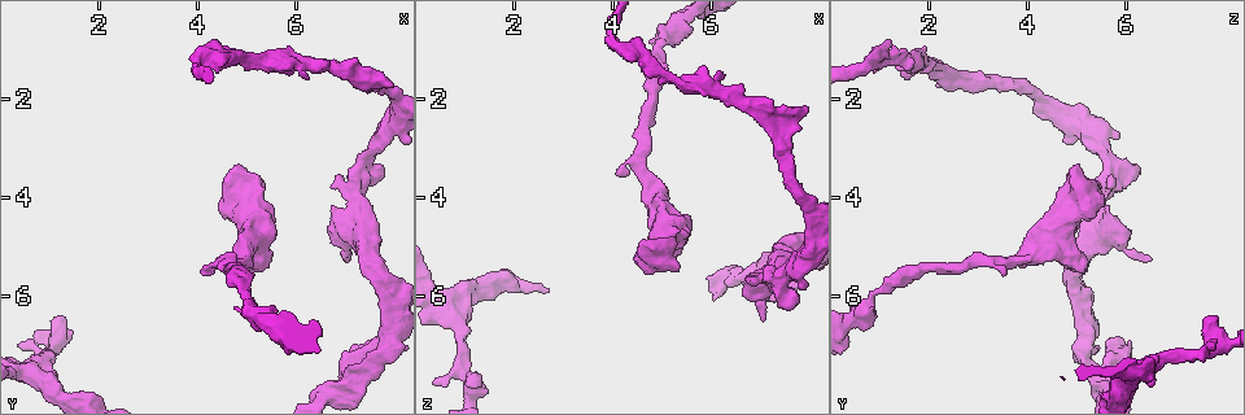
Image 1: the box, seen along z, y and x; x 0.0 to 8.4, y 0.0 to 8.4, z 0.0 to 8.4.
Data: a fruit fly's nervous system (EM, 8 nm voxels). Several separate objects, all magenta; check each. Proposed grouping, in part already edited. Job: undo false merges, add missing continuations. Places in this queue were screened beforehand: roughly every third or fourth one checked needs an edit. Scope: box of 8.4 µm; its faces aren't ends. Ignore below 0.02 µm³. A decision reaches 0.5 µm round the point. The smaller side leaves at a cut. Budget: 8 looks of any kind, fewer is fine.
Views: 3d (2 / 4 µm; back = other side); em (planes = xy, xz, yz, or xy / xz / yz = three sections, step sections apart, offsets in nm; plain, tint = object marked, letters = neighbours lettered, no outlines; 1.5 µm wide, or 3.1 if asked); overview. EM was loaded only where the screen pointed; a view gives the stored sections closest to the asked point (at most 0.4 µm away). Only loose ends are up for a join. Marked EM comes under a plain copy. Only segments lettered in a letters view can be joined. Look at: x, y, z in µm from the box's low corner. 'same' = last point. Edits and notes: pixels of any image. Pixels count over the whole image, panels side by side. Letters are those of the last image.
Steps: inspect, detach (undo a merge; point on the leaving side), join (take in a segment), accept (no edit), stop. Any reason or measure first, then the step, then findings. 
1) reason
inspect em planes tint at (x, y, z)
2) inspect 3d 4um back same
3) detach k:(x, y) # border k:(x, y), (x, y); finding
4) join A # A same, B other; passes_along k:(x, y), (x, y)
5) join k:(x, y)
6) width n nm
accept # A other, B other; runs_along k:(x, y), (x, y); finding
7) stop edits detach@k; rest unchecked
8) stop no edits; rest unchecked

sudden change in width
inspect em planes tint at (0.65, 7.60, 6.15)

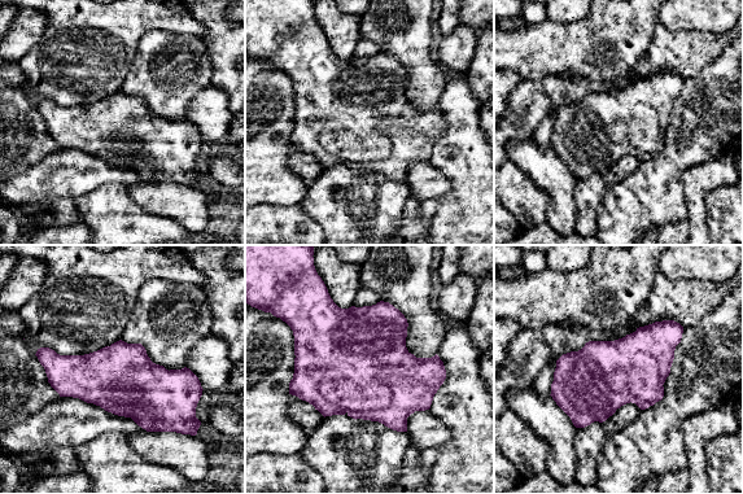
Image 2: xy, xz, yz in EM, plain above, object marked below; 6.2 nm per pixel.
see the neighbours
inspect em planes letters same

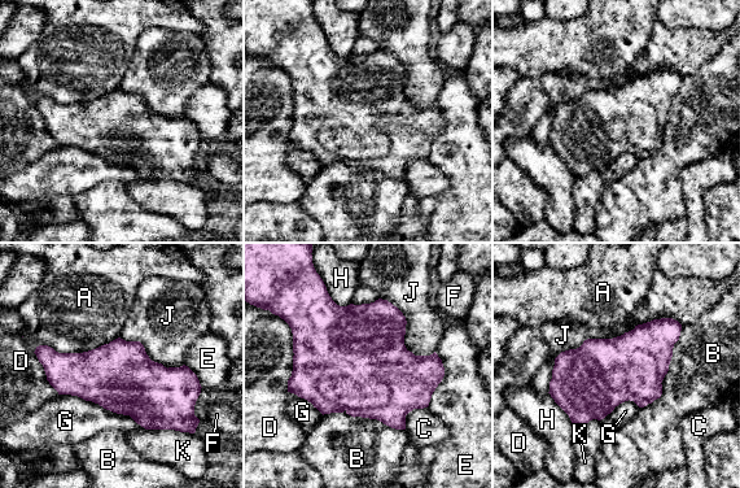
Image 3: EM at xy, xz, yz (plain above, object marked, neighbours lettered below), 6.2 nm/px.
longest_contact G 600 nm
accept # A other, B other, C other, D other, E other, F other, G other, H other, J other, K other; one cell here

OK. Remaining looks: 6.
branch stops here
inspect em planes letters at (4.10, 5.55, 3.55)

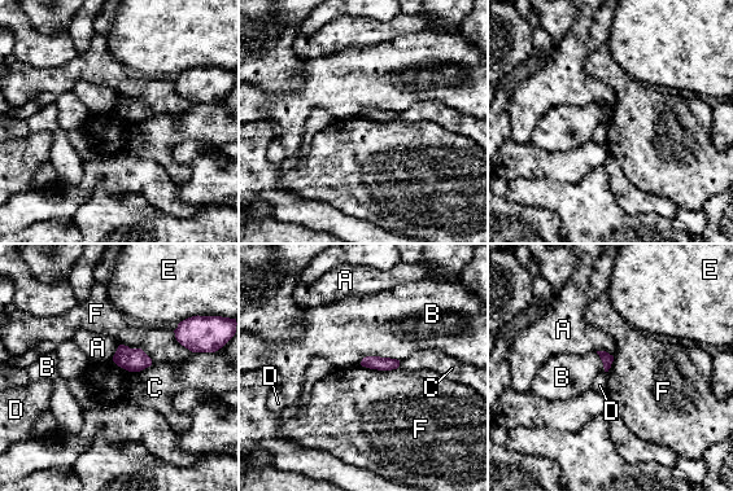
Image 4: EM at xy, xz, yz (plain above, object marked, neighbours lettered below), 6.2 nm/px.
accept # A other, B other, C other, D other, E other, F other; border 4:(118, 345), (140, 349), (152, 364); no lettered segment goes on from it

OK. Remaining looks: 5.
inspect em planes letters at (4.95, 5.95, 0.95)

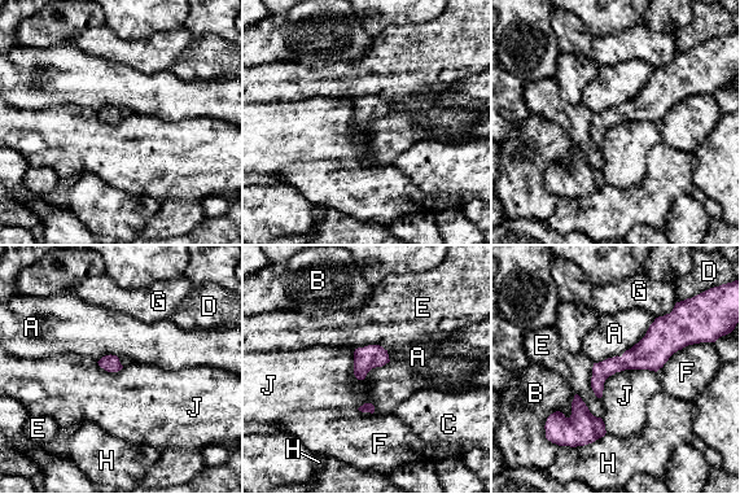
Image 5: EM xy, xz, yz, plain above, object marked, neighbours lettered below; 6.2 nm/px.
accept # A other, B other, C other, D other, E other, F other, G other, H other, J other; border 5:(655, 371), (616, 371), (600, 397); continuous, no second cell

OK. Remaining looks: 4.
stop no edits; rest unchecked

